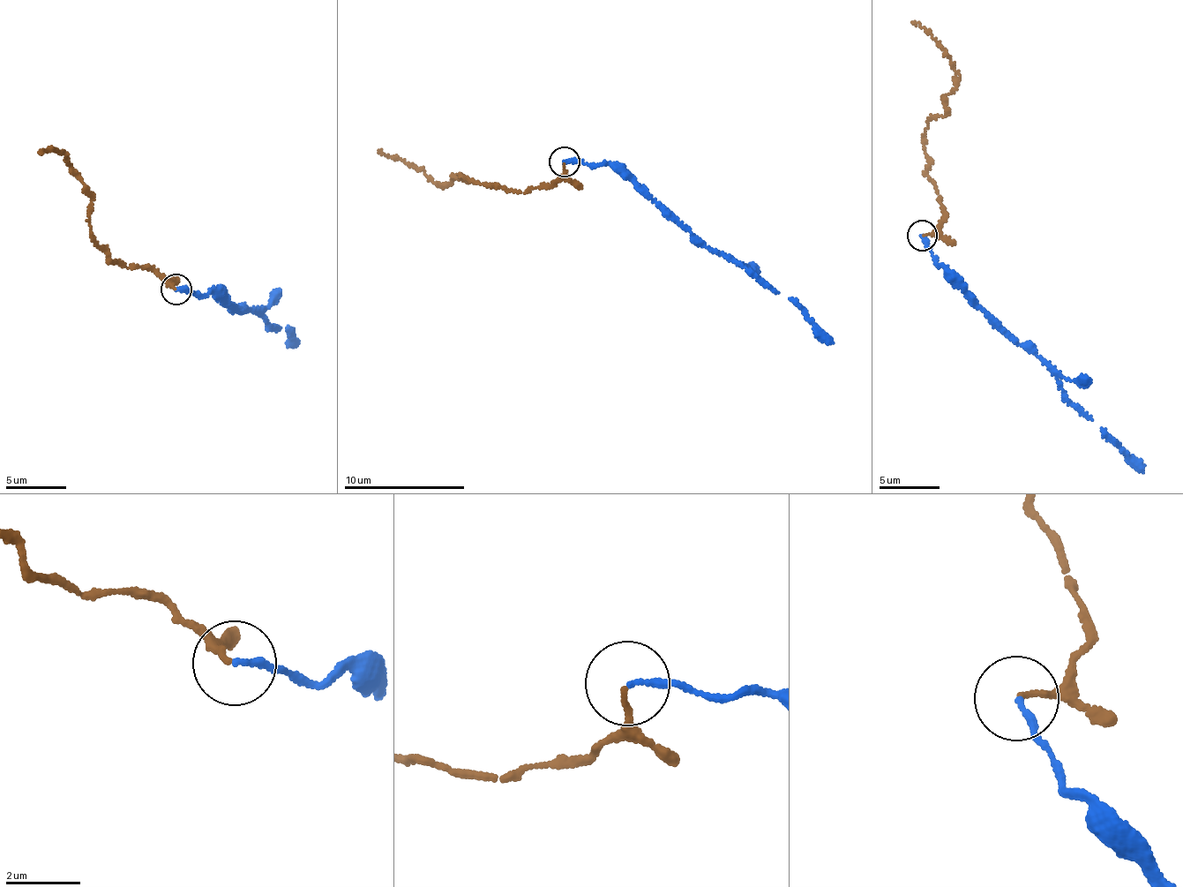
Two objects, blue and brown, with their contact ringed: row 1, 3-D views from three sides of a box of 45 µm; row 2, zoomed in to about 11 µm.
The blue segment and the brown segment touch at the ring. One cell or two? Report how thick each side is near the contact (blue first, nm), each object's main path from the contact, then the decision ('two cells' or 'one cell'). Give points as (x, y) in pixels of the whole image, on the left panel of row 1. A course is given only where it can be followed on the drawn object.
160 nm thick on the blue side, 140 nm on the other; blue runs (175, 290), (187, 288), (197, 294), (214, 293), (229, 307), (250, 311), (267, 325), (287, 327), (297, 344); brown runs (175, 289), (146, 266), (122, 266), (97, 244), (89, 220), (91, 192), (70, 169), (65, 154), (40, 154); one cell

